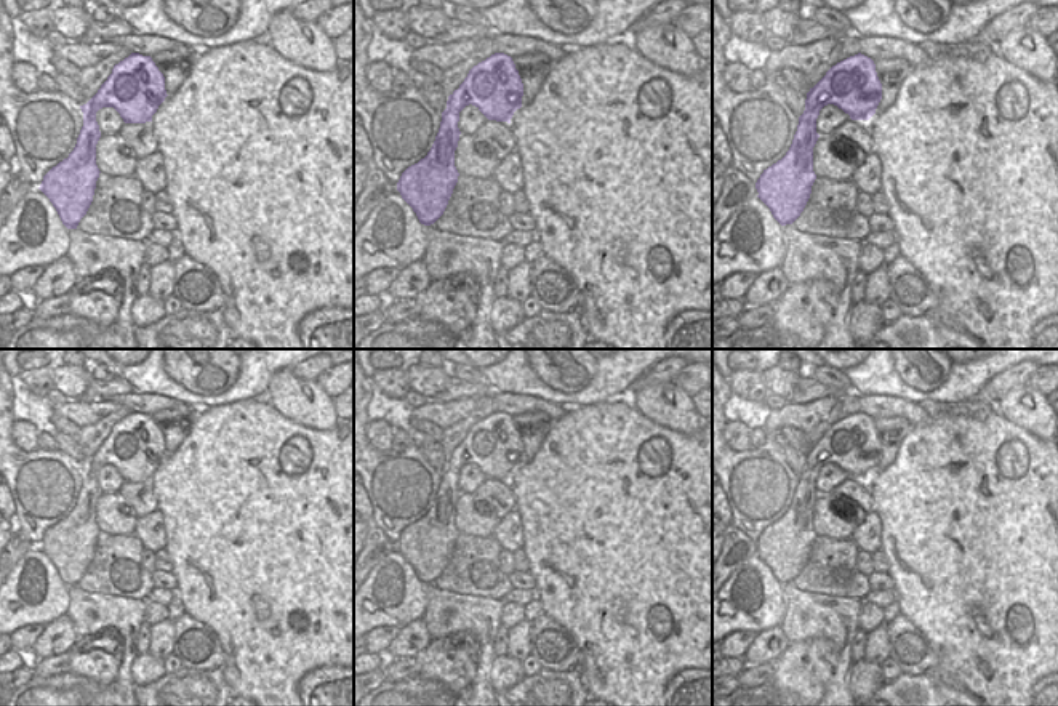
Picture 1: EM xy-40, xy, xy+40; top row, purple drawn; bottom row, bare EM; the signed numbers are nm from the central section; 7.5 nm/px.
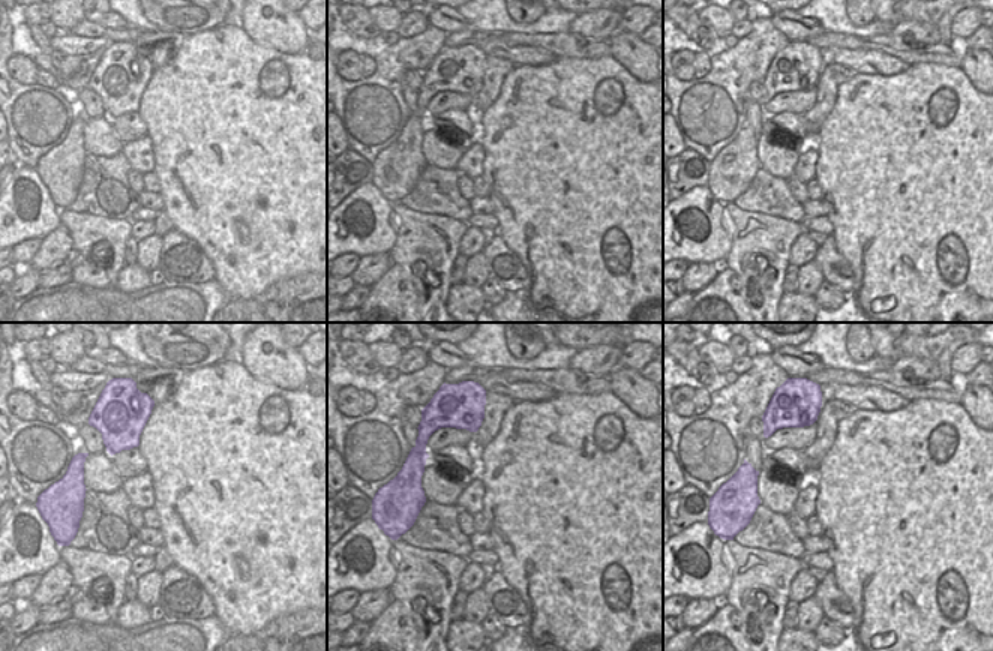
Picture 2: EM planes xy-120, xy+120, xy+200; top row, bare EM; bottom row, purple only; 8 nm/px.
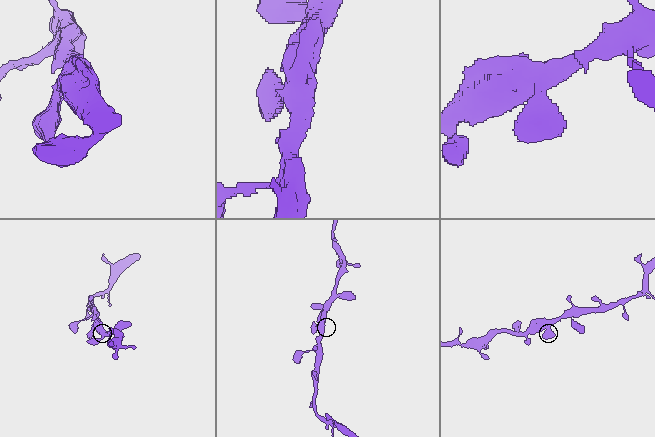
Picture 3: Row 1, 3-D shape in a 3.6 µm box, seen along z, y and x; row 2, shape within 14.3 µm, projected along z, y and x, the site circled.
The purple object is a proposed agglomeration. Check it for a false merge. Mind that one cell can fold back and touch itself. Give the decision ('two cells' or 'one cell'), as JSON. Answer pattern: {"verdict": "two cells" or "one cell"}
{"verdict": "one cell"}

